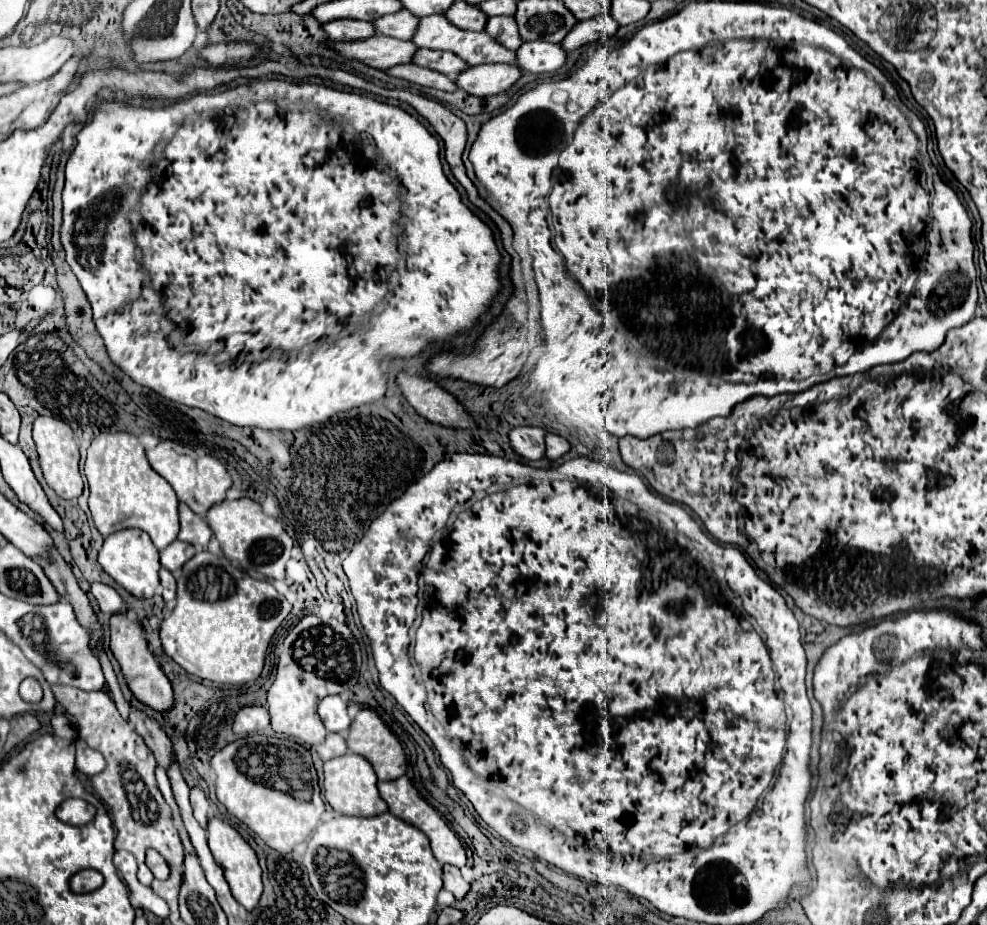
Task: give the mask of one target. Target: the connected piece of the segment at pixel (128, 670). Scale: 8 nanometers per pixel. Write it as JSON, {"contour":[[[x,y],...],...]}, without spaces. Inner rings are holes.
{"contour":[[[124,612],[122,614],[114,614],[110,618],[110,650],[114,654],[114,658],[118,660],[122,674],[126,678],[128,688],[132,690],[132,694],[146,706],[150,706],[156,712],[168,712],[174,706],[174,694],[172,694],[172,686],[170,680],[164,676],[162,668],[158,666],[158,662],[154,660],[152,652],[148,650],[148,644],[142,636],[142,628],[138,622],[132,622]]]}

